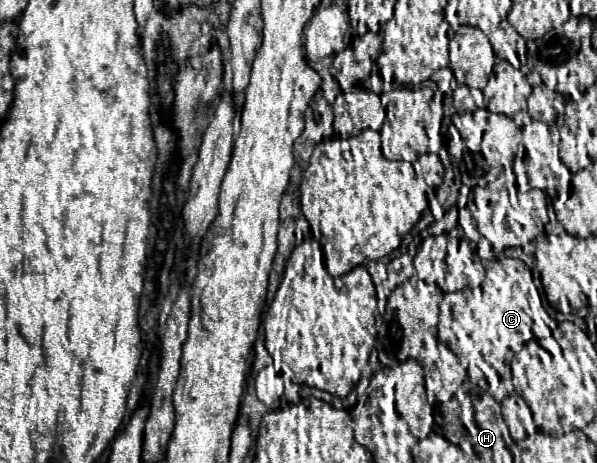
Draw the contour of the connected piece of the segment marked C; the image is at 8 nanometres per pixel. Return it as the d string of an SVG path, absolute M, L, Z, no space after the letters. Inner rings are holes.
M505 257L504 264L500 260L492 260L486 268L486 278L479 288L465 288L461 291L445 293L440 304L440 324L438 324L438 338L458 356L460 364L468 370L468 380L490 394L496 402L514 394L512 388L512 372L510 362L514 354L528 342L528 340L546 338L552 335L551 328L545 320L552 320L548 315L542 298L535 286L531 270L520 260Z

